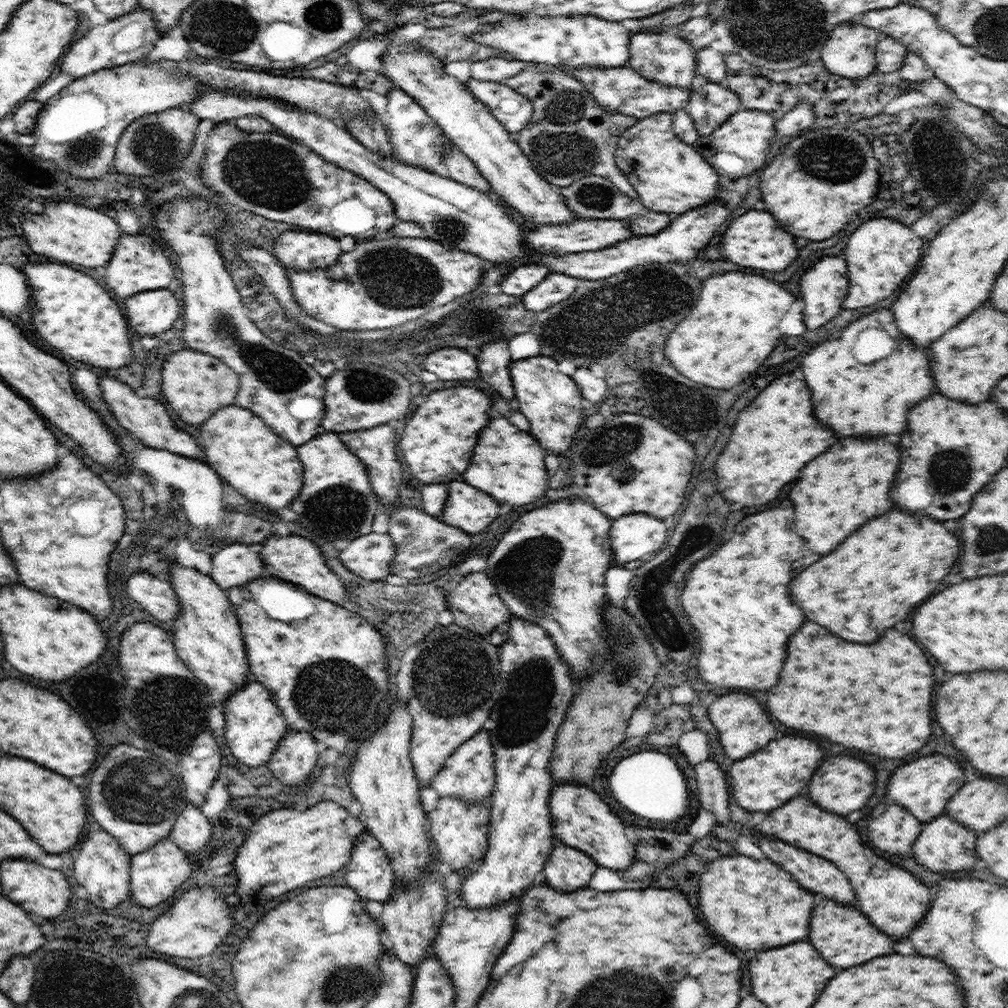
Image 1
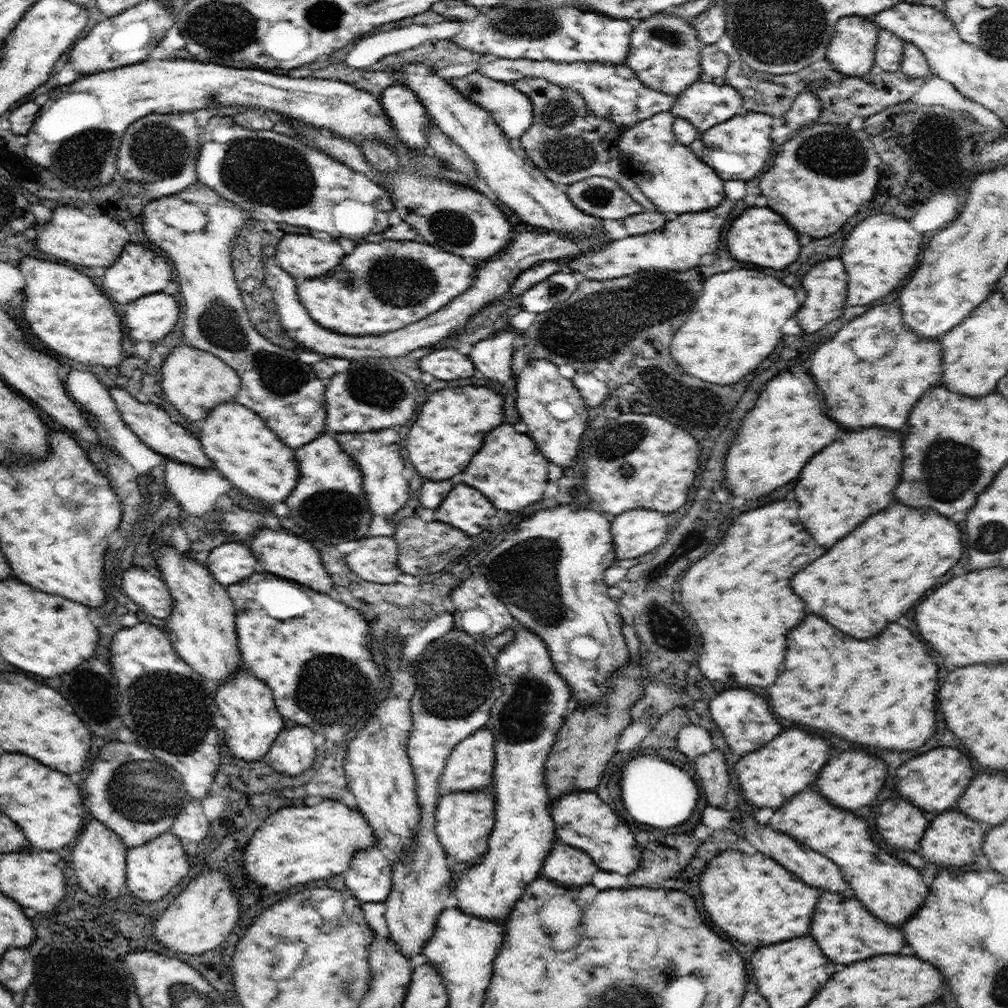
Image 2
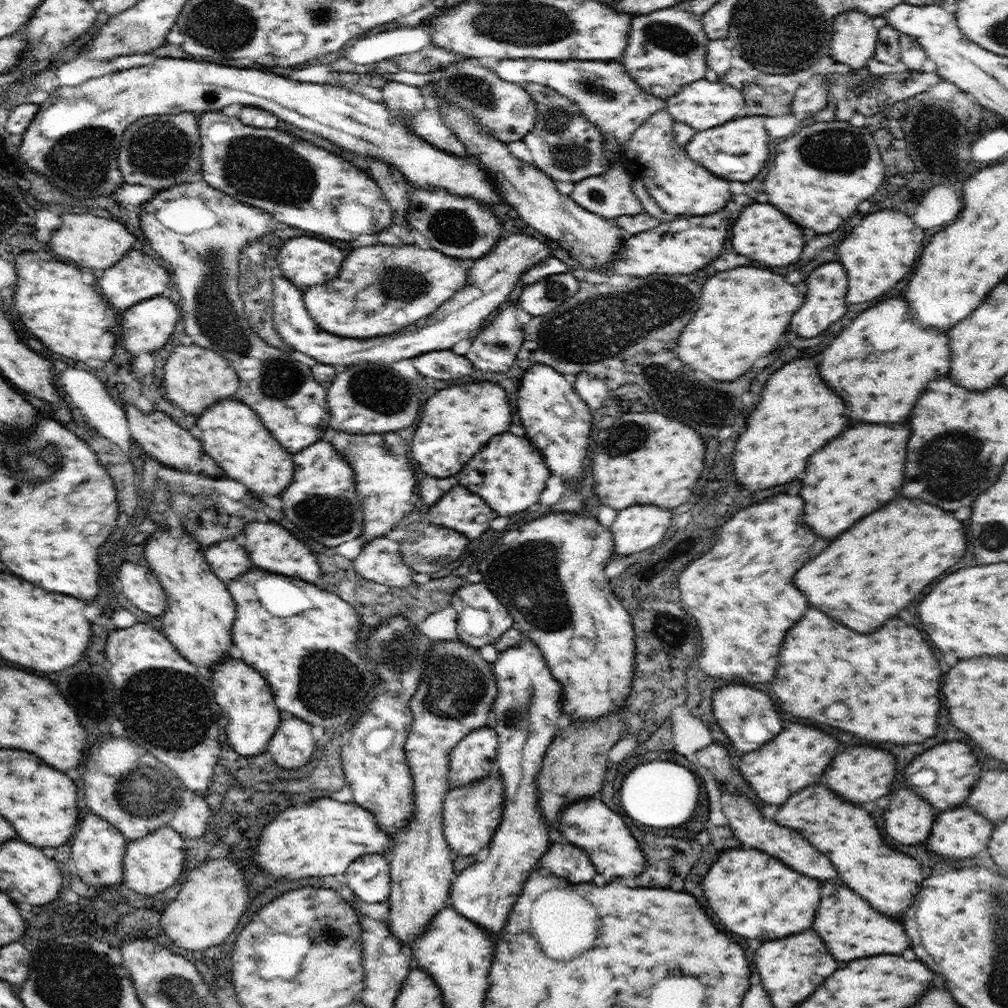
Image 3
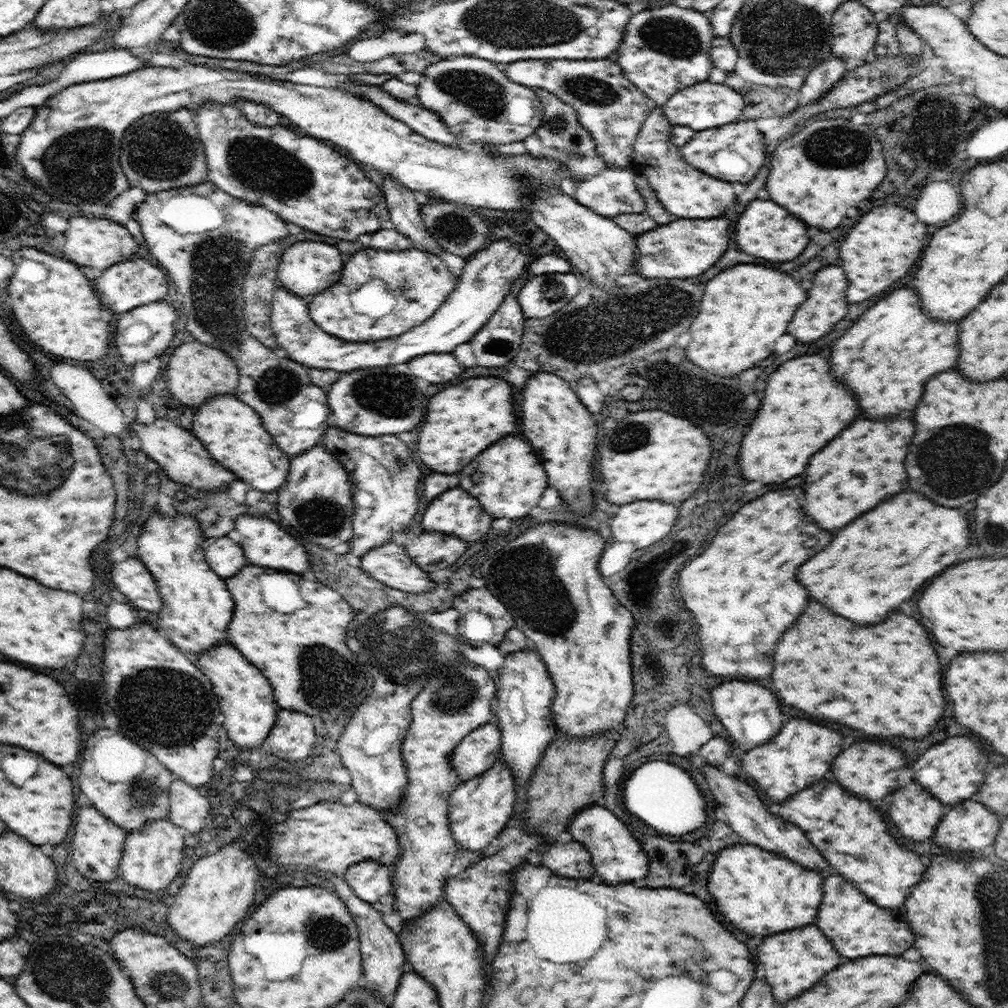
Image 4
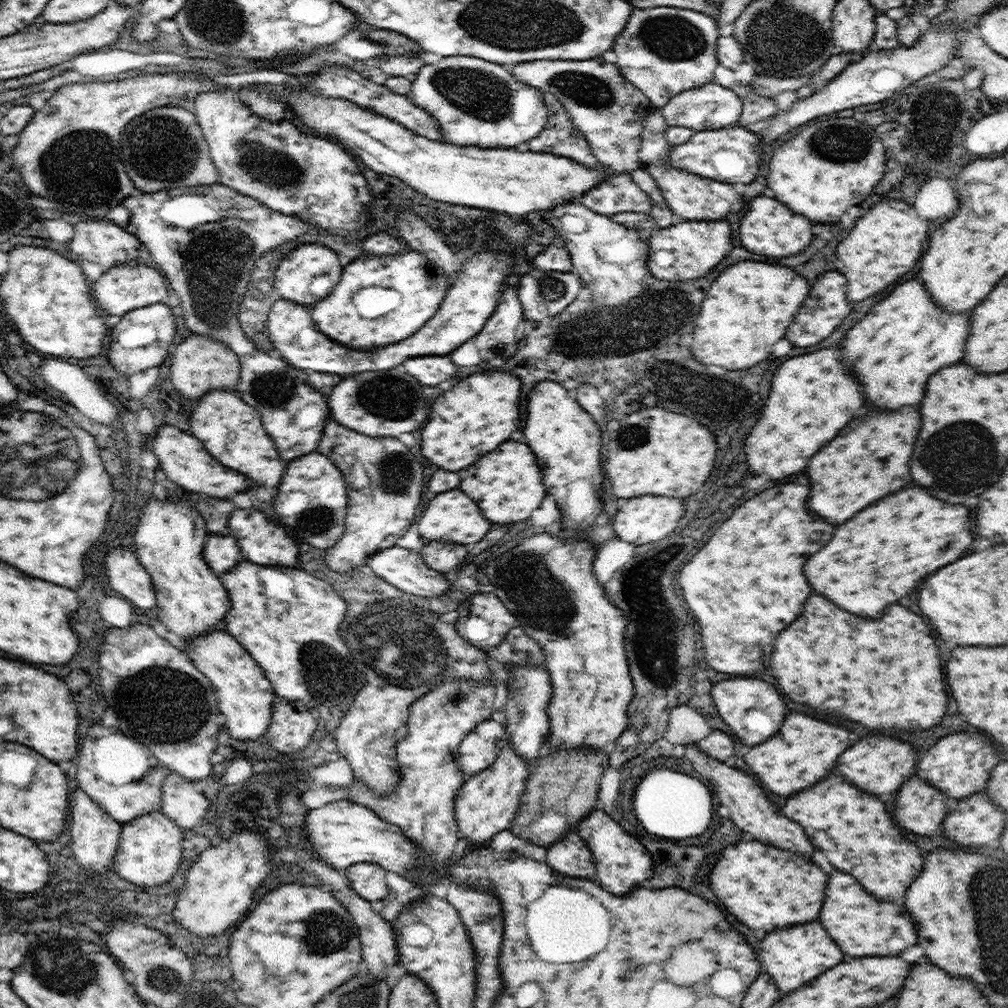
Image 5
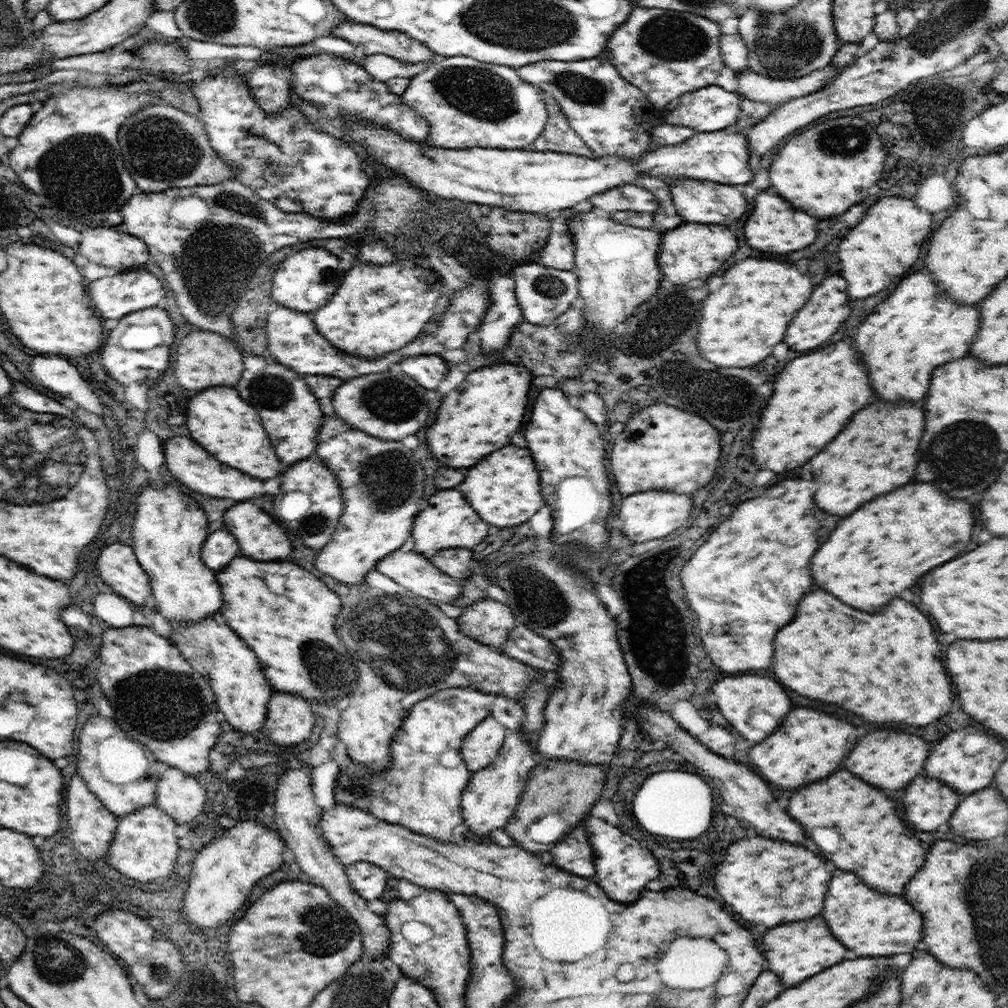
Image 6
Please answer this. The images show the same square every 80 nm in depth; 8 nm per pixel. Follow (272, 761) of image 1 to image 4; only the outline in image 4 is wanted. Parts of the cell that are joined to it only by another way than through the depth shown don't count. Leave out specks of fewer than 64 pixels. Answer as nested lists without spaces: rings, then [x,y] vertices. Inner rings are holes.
[[[280,708],[263,746],[278,758],[300,760],[314,754],[314,746],[318,742],[314,732],[312,717],[303,712]]]

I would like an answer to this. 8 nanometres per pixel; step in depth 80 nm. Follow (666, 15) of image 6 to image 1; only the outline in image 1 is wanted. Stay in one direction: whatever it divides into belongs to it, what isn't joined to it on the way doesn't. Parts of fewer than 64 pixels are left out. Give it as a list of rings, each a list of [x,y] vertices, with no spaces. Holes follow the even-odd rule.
[[[679,27],[634,32],[631,36],[629,50],[629,68],[640,73],[646,80],[680,88],[689,88],[694,80],[697,51],[690,46],[688,40],[682,38]]]

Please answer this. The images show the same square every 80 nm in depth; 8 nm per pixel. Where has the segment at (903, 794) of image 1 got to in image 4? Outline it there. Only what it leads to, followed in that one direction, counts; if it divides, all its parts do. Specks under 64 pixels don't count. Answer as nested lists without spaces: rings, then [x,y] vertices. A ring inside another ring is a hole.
[[[954,736],[938,742],[936,746],[928,748],[914,764],[913,780],[920,783],[930,795],[934,795],[940,804],[950,808],[962,801],[973,798],[982,786],[986,774],[988,774],[988,752],[984,746],[974,744],[970,746],[970,738],[966,736]]]

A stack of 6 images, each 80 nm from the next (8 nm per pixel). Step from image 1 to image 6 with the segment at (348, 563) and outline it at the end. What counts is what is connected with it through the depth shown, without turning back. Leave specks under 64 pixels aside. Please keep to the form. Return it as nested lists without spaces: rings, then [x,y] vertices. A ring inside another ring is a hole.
[[[396,550],[382,558],[375,568],[395,580],[405,589],[414,594],[424,596],[424,598],[434,600],[434,602],[442,602],[444,607],[451,606],[463,593],[462,583],[459,579],[448,576],[439,568],[436,568],[428,558],[418,554],[416,551],[402,552],[402,550]]]

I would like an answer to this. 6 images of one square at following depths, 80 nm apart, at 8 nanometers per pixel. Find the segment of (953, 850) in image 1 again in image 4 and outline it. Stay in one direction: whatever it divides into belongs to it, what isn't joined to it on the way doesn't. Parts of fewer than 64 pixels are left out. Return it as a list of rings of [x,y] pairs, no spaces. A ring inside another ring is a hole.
[[[970,798],[950,807],[935,830],[936,844],[956,852],[976,852],[994,844],[1000,820],[992,809]]]

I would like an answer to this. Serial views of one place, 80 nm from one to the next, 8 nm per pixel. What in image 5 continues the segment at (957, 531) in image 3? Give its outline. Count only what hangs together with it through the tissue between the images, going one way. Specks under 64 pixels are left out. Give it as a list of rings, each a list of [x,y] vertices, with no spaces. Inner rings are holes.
[[[924,486],[904,488],[860,510],[846,524],[840,524],[832,540],[808,560],[808,564],[804,566],[804,574],[818,594],[828,596],[834,604],[848,612],[876,620],[884,616],[890,604],[898,602],[904,594],[914,590],[918,582],[922,582],[928,574],[946,566],[946,562],[954,562],[960,558],[960,554],[972,544],[972,520],[968,516],[970,512],[966,506],[944,504],[944,500],[932,496]]]

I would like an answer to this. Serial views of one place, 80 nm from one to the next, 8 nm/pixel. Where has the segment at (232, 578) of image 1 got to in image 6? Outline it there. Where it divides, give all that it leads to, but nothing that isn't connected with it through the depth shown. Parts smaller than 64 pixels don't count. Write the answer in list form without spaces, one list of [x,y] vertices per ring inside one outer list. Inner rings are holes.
[[[216,530],[204,541],[201,559],[213,571],[224,570],[226,564],[234,556],[238,556],[238,552],[240,552],[240,548],[238,548],[236,538],[226,530]]]

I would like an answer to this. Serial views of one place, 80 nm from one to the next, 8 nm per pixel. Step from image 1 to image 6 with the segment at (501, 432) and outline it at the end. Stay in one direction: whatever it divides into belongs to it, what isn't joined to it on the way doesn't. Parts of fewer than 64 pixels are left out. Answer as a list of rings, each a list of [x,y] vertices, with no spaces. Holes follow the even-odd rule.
[[[512,444],[498,452],[492,452],[482,462],[468,468],[468,474],[458,488],[470,506],[480,514],[480,519],[489,526],[492,524],[500,529],[517,527],[522,522],[529,521],[532,514],[544,506],[544,498],[540,496],[538,470],[534,466],[530,450]]]

